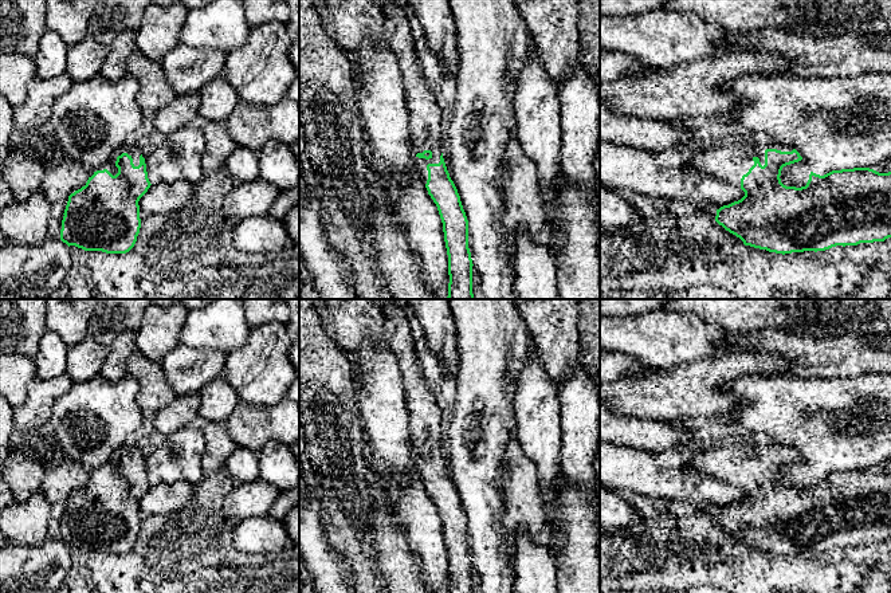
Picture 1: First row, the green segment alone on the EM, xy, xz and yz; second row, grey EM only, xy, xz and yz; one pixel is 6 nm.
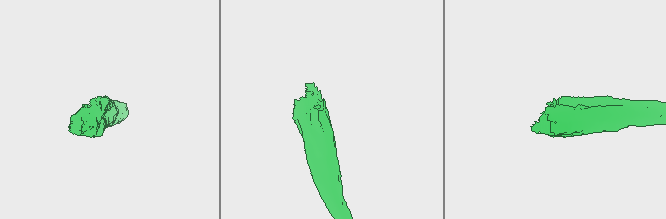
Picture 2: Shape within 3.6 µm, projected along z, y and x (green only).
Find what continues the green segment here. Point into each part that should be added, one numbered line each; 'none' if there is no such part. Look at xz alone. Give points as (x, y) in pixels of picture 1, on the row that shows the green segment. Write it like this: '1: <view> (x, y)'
1: xz (424, 116)

